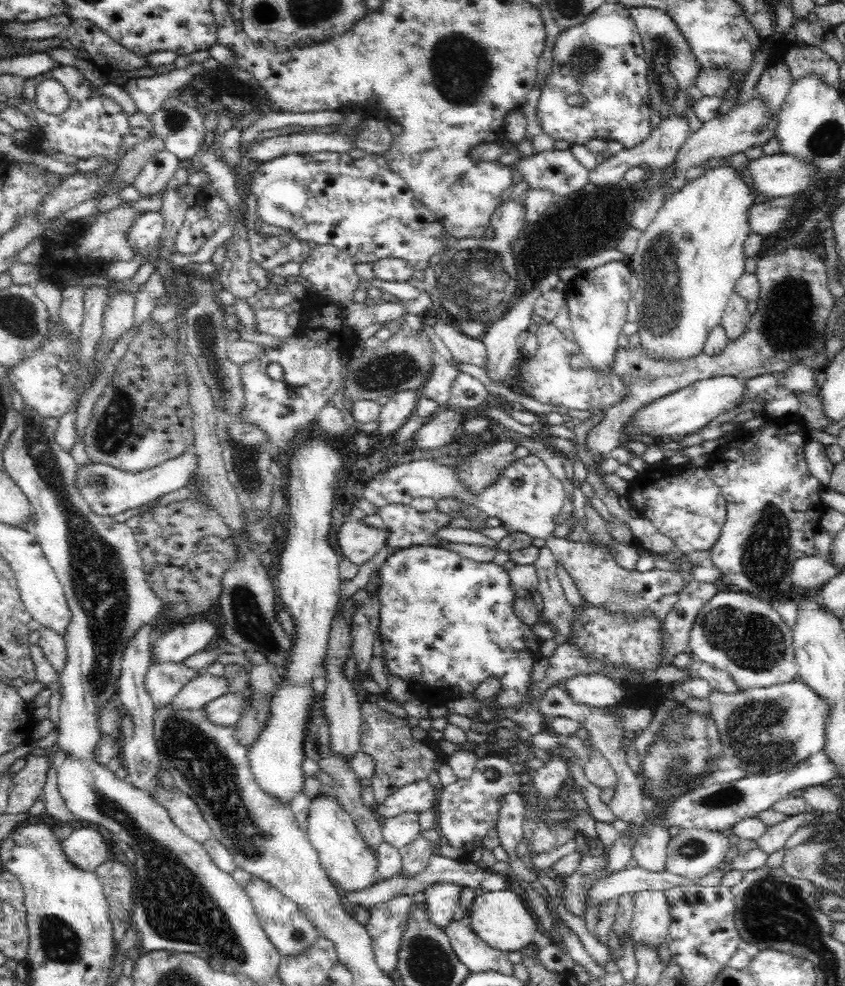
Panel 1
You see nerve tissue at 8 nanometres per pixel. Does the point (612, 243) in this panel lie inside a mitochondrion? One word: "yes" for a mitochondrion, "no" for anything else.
no

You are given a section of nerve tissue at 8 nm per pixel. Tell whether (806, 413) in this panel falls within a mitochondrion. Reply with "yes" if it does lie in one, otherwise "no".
no

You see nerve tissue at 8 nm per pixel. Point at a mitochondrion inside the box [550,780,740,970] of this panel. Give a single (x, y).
(694, 848)

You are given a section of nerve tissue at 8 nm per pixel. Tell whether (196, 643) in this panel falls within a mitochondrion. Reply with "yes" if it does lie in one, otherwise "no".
no

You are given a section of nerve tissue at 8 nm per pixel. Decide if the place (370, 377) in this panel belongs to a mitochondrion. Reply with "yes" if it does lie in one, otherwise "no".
yes

